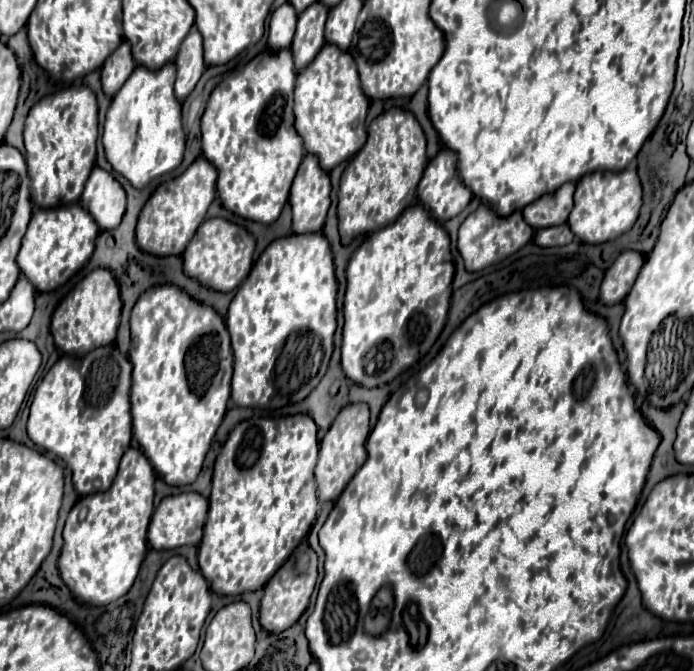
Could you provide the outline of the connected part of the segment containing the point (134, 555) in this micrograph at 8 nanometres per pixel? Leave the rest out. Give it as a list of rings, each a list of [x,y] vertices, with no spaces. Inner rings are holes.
[[[130,448],[122,456],[112,488],[80,498],[70,510],[58,570],[78,600],[90,606],[106,606],[132,588],[148,552],[146,532],[154,512],[154,480],[154,468],[146,456],[138,448]]]

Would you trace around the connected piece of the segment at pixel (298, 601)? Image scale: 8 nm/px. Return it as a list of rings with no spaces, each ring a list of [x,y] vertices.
[[[302,542],[296,548],[296,552],[284,562],[284,566],[274,574],[274,578],[264,588],[262,606],[260,606],[260,624],[264,626],[266,632],[270,634],[284,632],[302,616],[302,612],[308,608],[310,596],[316,586],[316,578],[318,578],[316,566],[318,566],[316,552],[308,546],[308,542]]]

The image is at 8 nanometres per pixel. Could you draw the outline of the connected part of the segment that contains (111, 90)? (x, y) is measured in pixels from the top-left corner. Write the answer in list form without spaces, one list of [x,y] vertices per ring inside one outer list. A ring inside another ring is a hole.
[[[124,40],[108,56],[108,60],[102,66],[102,88],[104,88],[104,94],[108,98],[112,98],[118,92],[118,88],[122,88],[122,84],[130,78],[134,68],[136,68],[136,64],[134,64],[134,58],[132,58],[132,52],[130,52],[130,44]]]

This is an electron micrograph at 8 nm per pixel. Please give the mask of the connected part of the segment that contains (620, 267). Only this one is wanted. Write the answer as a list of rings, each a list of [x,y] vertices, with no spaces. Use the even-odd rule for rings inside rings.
[[[622,252],[618,256],[618,260],[610,266],[610,270],[606,270],[606,276],[604,276],[602,286],[600,286],[600,300],[606,306],[620,304],[628,296],[634,280],[638,278],[642,264],[644,264],[642,254]]]

